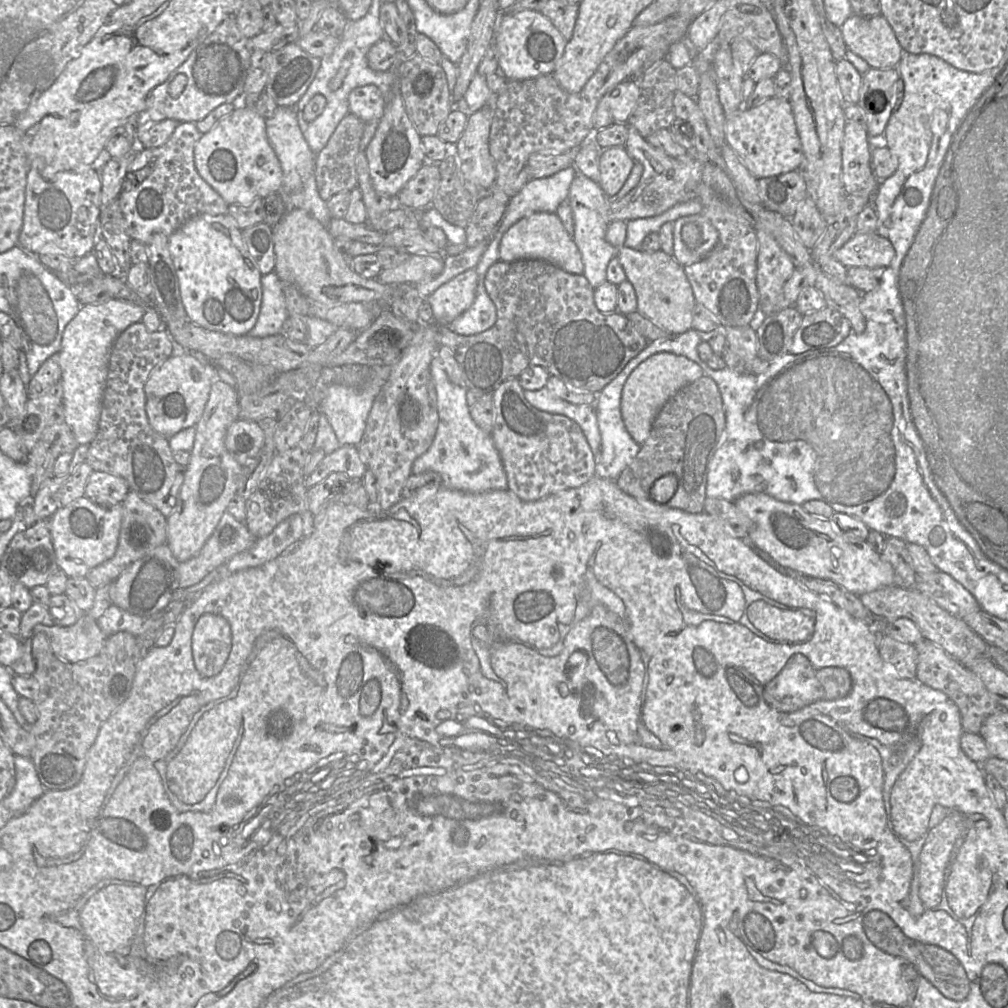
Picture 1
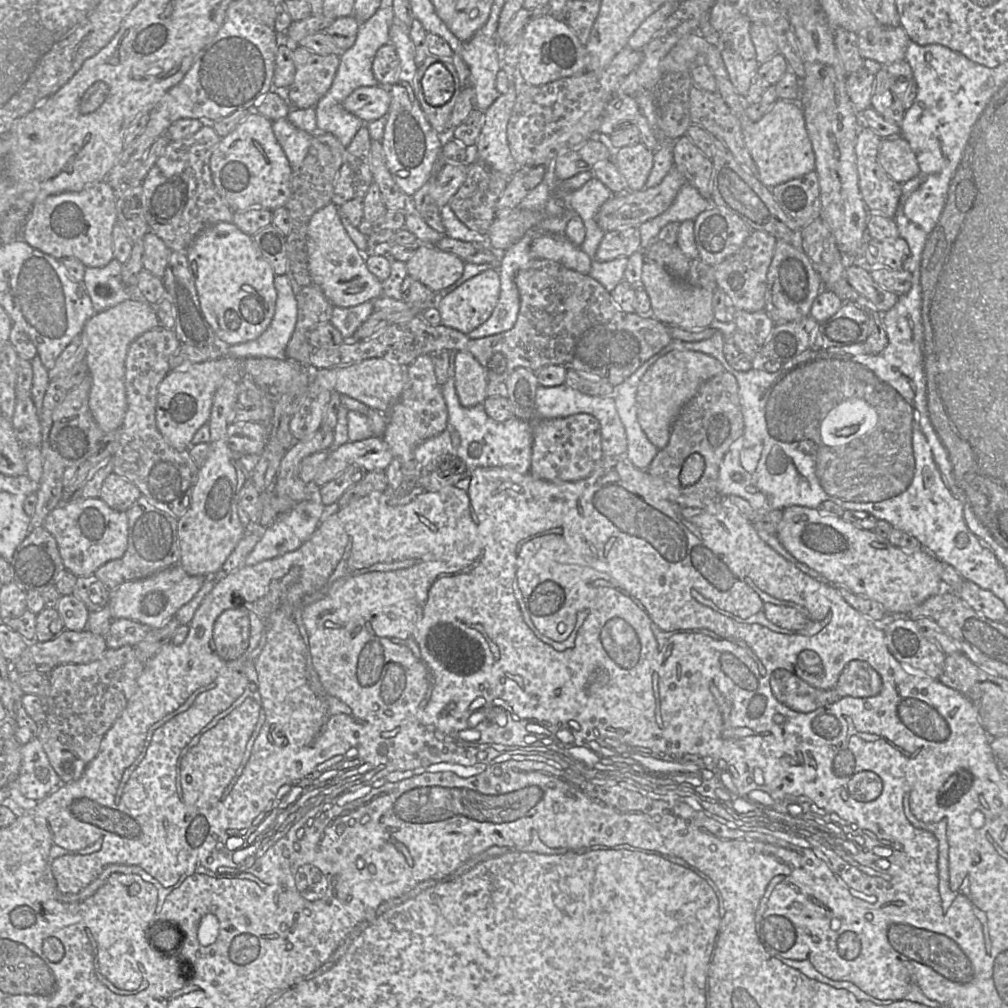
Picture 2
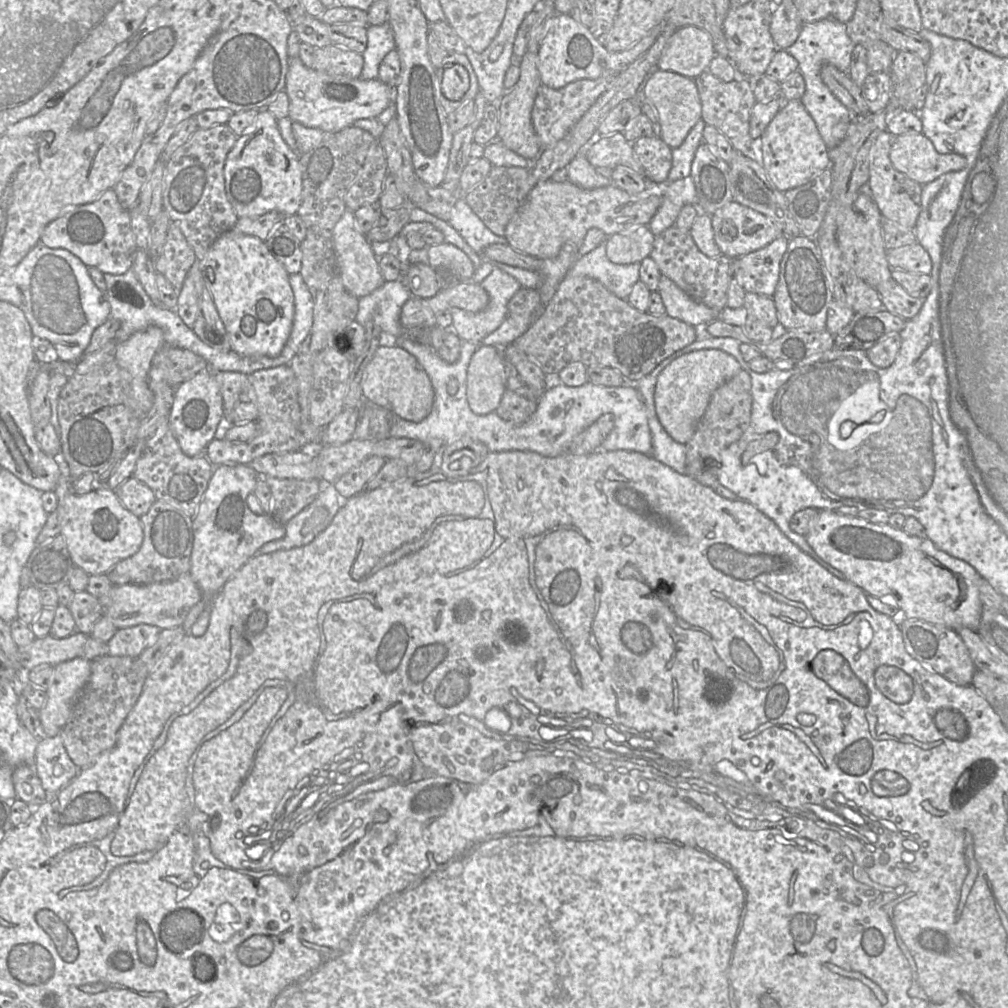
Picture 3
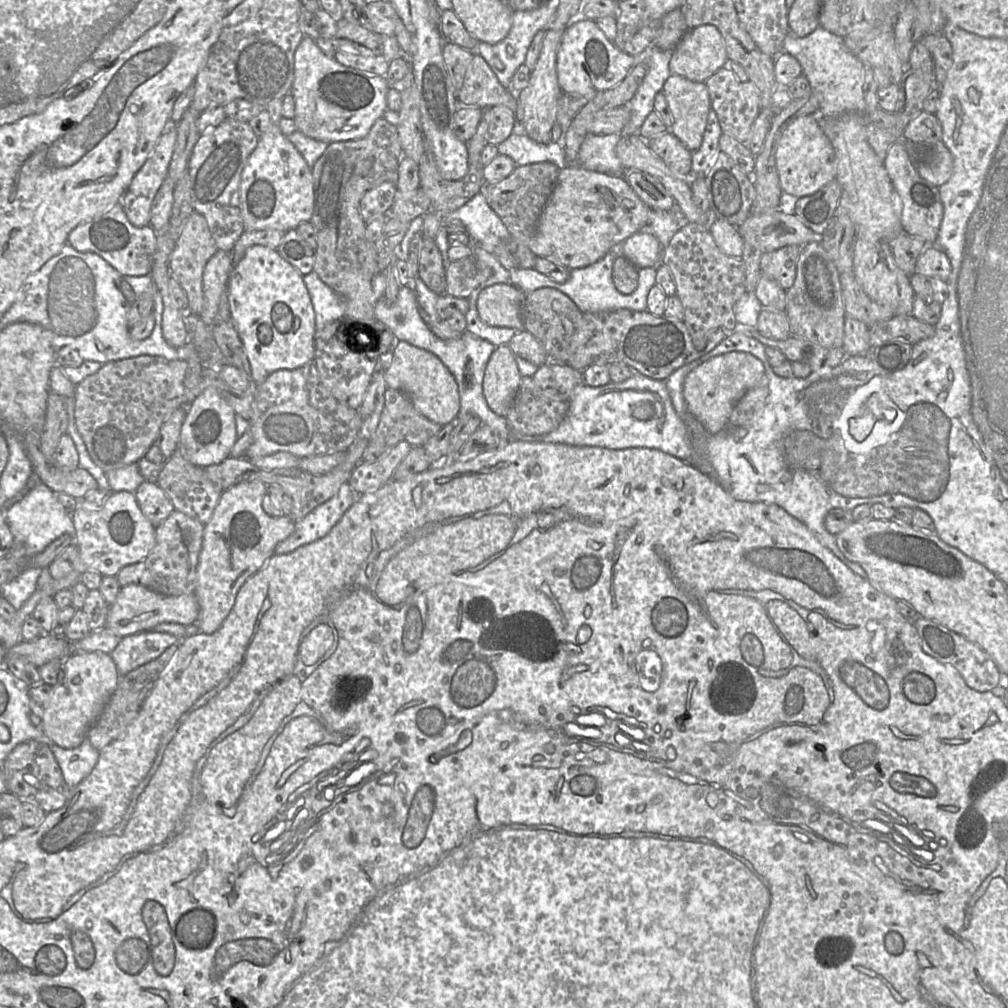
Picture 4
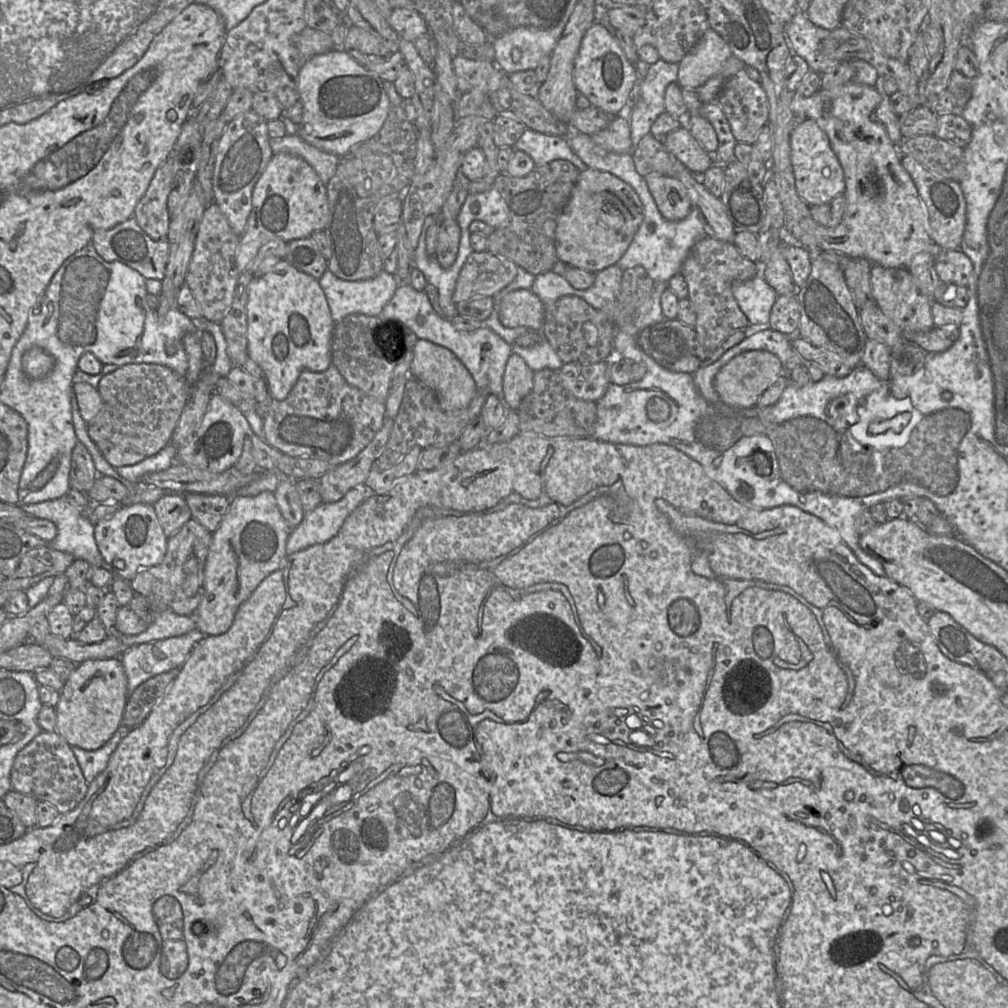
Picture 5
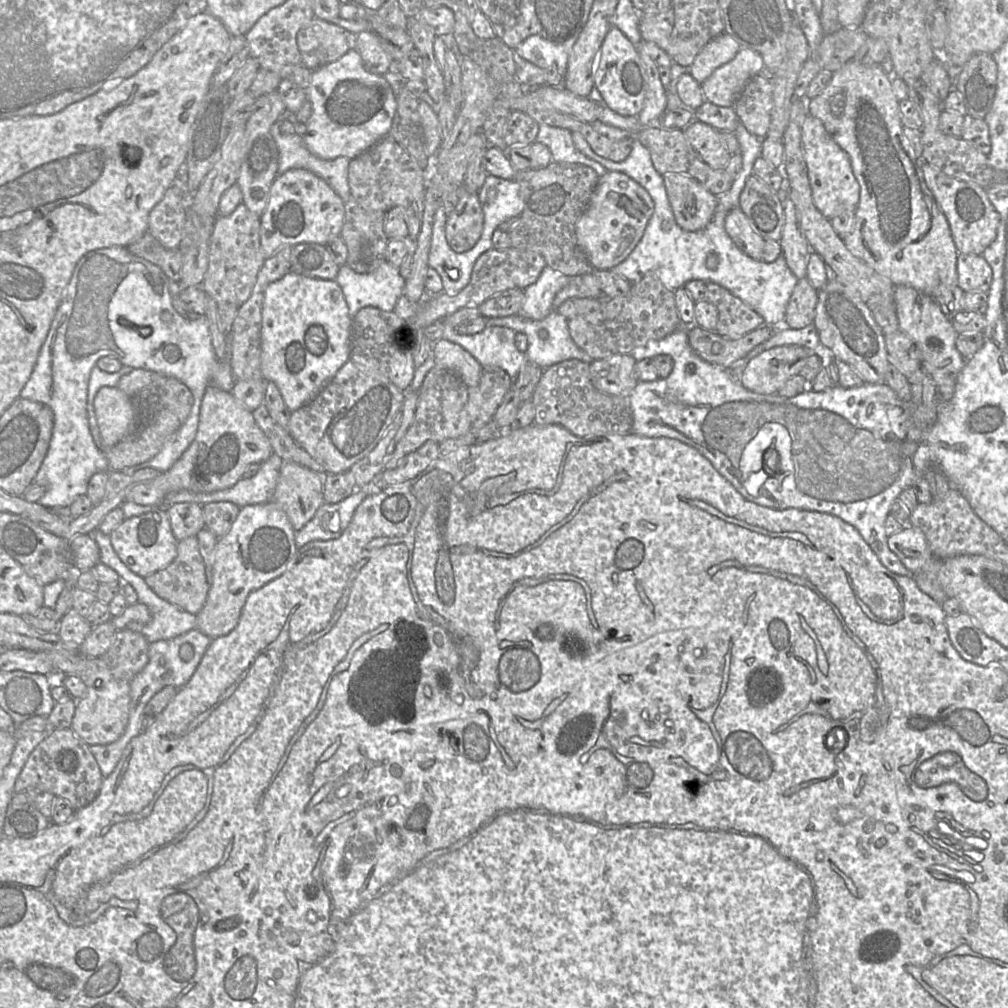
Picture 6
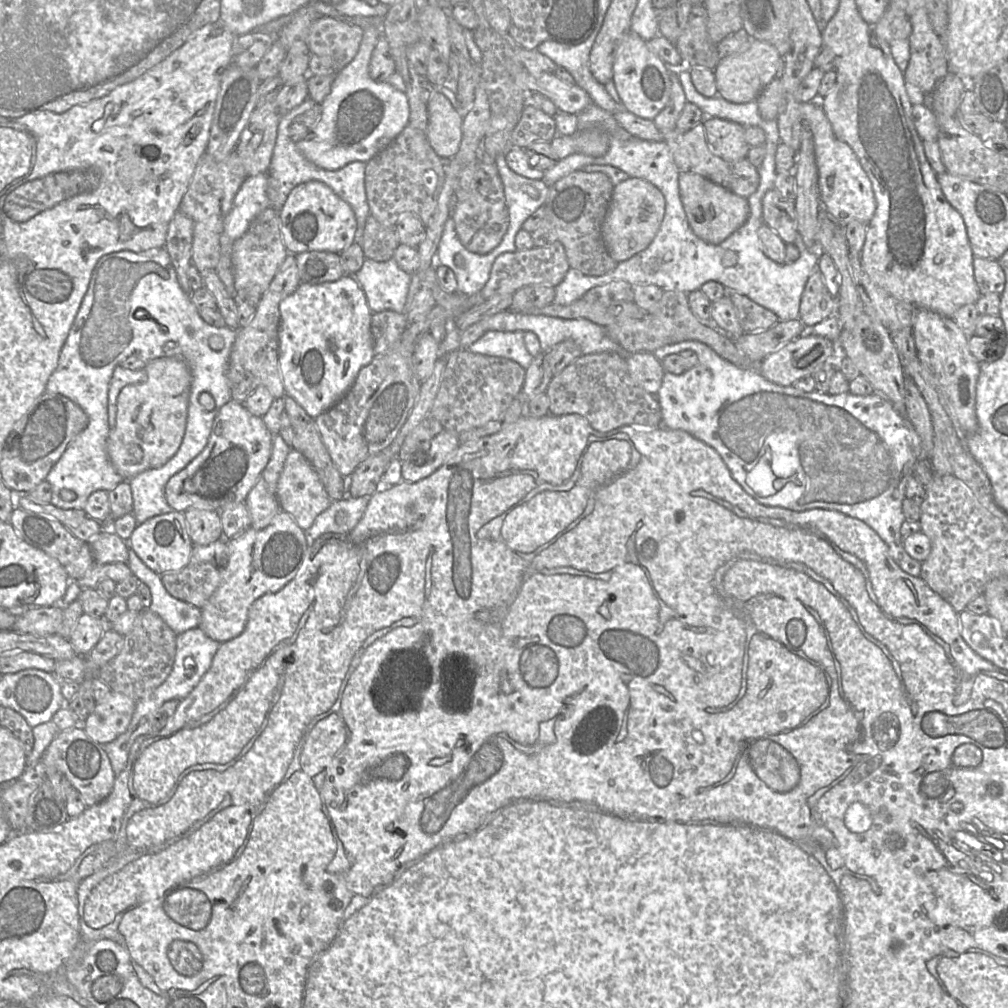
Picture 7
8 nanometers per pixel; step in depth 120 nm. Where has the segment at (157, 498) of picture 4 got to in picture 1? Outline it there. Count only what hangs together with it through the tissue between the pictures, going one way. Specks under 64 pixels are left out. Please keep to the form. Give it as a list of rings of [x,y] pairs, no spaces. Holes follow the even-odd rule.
[[[93,471],[85,487],[85,496],[89,499],[101,498],[97,499],[97,504],[101,505],[122,504],[129,491],[129,485],[122,477],[107,472]]]

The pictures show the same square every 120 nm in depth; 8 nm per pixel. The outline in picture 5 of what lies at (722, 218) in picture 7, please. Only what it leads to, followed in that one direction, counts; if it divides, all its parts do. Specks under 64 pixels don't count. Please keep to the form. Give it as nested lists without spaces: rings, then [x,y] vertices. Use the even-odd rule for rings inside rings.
[[[662,173],[644,176],[661,215],[670,221],[684,219],[692,210],[687,189],[681,181]]]

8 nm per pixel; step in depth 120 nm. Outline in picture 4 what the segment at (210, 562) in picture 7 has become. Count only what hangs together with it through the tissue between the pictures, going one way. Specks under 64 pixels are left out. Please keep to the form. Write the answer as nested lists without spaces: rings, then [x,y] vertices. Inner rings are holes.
[[[175,509],[155,528],[155,533],[156,544],[147,557],[138,563],[124,566],[115,576],[119,584],[121,587],[128,584],[140,584],[166,596],[195,594],[204,525]]]

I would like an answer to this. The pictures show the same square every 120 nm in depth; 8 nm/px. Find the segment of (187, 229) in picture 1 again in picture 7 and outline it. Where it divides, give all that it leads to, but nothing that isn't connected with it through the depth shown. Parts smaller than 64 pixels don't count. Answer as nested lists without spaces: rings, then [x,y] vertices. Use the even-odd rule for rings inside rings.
[[[345,273],[335,282],[301,283],[294,293],[280,302],[279,368],[285,393],[312,418],[336,404],[353,385],[360,369],[368,365],[375,353],[370,331],[372,311],[357,279]]]

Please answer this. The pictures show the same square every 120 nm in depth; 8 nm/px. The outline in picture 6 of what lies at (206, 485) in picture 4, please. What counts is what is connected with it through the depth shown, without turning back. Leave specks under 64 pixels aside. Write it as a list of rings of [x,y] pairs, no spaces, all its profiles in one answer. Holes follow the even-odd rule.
[[[220,501],[202,505],[202,511],[205,528],[219,539],[230,531],[240,507],[228,501]]]

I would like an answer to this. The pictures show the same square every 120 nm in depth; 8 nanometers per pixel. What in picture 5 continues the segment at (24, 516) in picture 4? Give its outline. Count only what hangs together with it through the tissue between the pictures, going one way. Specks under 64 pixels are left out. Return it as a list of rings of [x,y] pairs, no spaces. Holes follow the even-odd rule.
[[[57,498],[35,504],[22,505],[21,508],[35,518],[45,519],[53,522],[57,527],[57,534],[53,540],[48,542],[48,547],[71,554],[75,559],[86,561],[90,566],[100,567],[115,573],[114,567],[103,559],[94,537],[94,525],[86,516],[81,515],[67,500]]]

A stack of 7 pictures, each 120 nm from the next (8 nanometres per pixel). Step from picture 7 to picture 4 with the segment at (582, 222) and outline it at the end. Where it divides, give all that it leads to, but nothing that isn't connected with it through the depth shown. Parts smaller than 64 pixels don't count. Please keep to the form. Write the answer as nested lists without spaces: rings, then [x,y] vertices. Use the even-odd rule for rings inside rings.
[[[539,162],[517,166],[505,179],[486,183],[480,190],[488,205],[505,224],[509,233],[507,241],[499,244],[492,255],[506,269],[530,269],[538,258],[530,249],[530,242],[537,232],[542,211],[558,180],[561,168],[553,162]]]

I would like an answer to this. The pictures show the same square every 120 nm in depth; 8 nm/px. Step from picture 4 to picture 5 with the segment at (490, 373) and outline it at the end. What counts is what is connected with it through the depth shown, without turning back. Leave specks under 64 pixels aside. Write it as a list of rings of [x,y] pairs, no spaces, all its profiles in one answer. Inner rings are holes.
[[[517,354],[509,357],[502,384],[502,401],[516,410],[534,385],[534,371]]]

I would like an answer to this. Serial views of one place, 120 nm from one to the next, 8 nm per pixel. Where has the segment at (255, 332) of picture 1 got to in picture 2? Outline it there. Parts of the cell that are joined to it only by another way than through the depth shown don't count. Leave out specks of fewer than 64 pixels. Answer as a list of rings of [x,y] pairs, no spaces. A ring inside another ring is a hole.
[[[276,275],[277,300],[274,317],[267,330],[257,339],[241,344],[220,344],[225,357],[286,359],[286,348],[297,323],[297,300],[289,278]]]

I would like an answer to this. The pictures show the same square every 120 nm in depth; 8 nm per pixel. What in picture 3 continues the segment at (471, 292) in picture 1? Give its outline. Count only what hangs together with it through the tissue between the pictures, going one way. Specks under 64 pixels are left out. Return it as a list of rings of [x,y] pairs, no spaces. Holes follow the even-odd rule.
[[[495,267],[480,283],[489,295],[487,307],[480,312],[470,312],[453,307],[450,309],[452,329],[462,341],[481,343],[494,332],[508,316],[508,303],[522,288],[509,274]]]

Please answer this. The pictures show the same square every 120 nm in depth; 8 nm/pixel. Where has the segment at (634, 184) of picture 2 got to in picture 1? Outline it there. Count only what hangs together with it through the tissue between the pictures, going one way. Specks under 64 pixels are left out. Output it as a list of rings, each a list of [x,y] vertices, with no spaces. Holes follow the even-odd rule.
[[[624,146],[610,147],[602,151],[598,183],[607,196],[612,197],[623,187],[636,163]]]

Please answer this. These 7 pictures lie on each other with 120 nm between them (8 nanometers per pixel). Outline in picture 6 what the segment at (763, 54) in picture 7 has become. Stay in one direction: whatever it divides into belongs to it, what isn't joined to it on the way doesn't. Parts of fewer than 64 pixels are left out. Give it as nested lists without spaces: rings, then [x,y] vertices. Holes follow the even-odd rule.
[[[741,48],[728,62],[716,68],[702,83],[706,101],[723,107],[733,107],[746,83],[764,69],[759,53]]]

